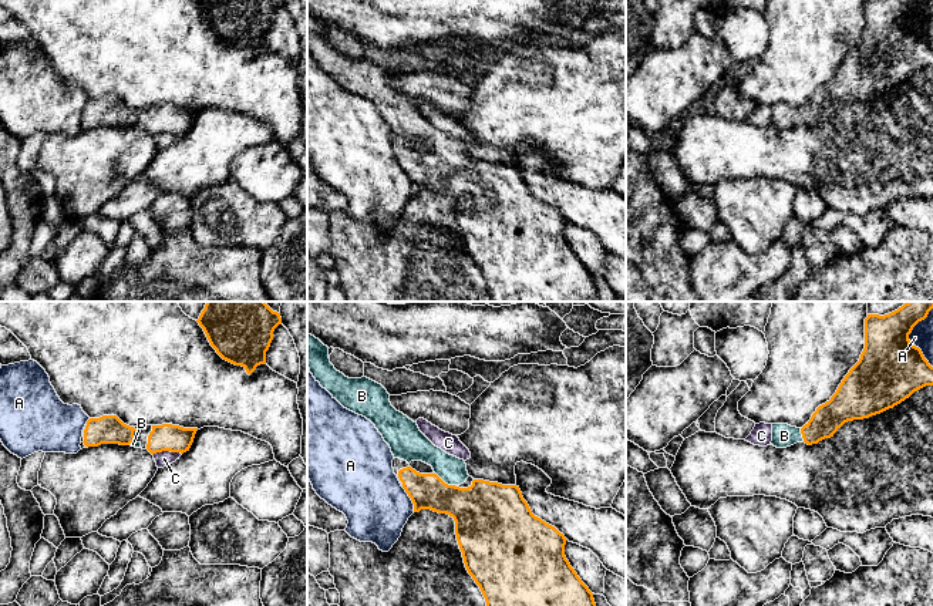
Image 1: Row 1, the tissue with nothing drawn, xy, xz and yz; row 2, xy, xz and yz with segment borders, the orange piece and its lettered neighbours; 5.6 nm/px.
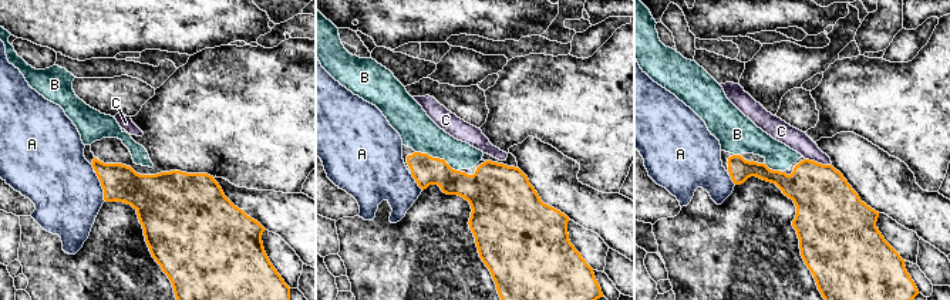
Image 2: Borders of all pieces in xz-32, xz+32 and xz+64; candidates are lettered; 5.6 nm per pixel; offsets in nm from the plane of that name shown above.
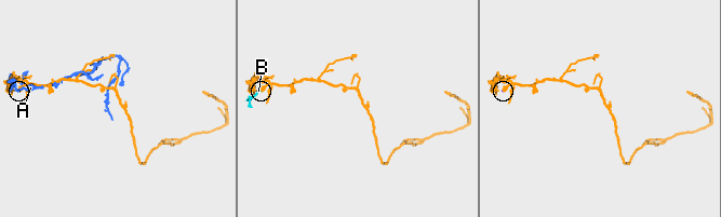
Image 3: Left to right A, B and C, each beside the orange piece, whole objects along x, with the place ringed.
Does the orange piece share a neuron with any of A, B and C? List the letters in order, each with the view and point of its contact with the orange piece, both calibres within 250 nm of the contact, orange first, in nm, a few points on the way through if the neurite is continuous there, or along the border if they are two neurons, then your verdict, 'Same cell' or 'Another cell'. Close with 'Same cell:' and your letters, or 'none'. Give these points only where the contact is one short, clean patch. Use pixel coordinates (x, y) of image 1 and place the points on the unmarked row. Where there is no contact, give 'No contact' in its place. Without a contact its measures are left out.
A: Touches orange at yz (912, 26). Thickness 380 nm (orange) against 130 nm. Another cell
B: Touches orange at xz (444, 164). Thickness 300 nm (orange) against 160 nm. Path across: xz (478, 192), (468, 188), (444, 164), (451, 151). Same cell
C: Touches orange at xy (167, 131). Thickness 160 nm (orange) against 90 nm. Another cell
Same cell: B

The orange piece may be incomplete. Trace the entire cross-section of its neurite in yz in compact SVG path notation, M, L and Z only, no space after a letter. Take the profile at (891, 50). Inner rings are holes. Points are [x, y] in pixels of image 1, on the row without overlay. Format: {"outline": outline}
{"outline": "M865 0L865 30L836 74L816 90L802 110L772 105L771 125L777 129L787 129L796 124L818 125L833 118L845 104L880 95L900 85L915 73L933 67L933 48L922 31L909 21L913 9L922 1L924 0Z"}

